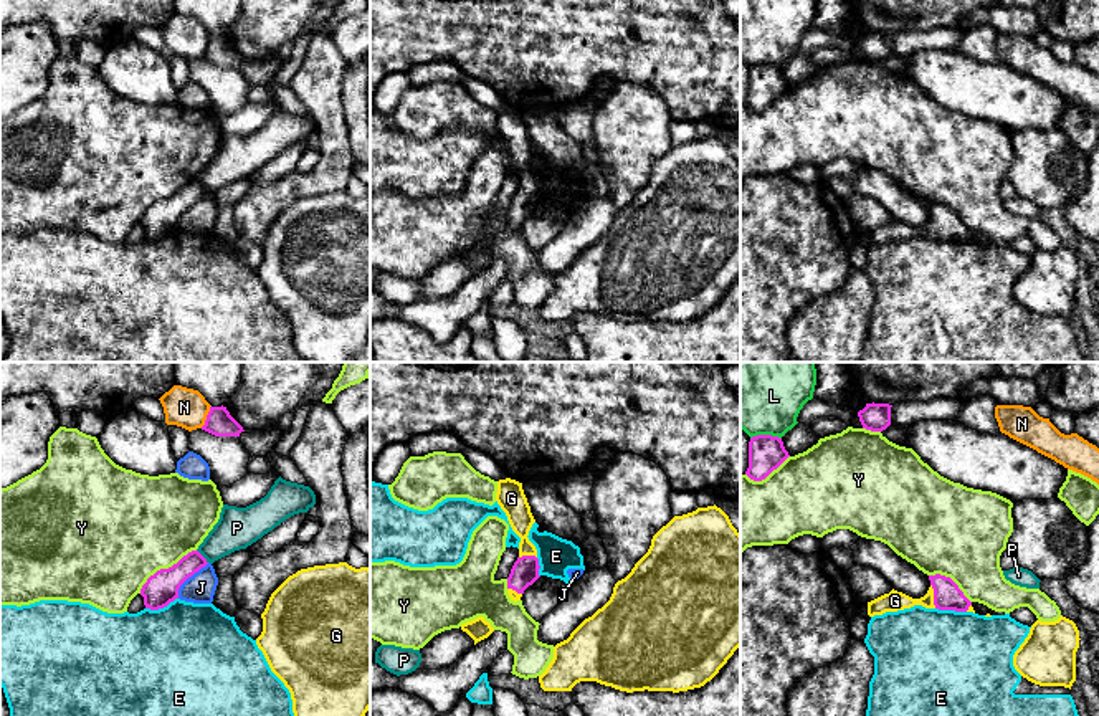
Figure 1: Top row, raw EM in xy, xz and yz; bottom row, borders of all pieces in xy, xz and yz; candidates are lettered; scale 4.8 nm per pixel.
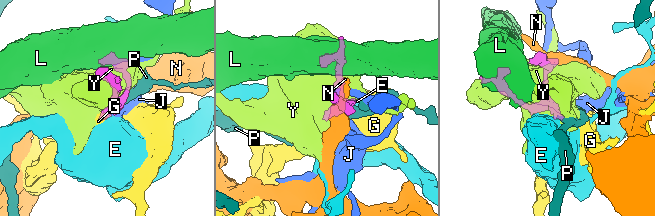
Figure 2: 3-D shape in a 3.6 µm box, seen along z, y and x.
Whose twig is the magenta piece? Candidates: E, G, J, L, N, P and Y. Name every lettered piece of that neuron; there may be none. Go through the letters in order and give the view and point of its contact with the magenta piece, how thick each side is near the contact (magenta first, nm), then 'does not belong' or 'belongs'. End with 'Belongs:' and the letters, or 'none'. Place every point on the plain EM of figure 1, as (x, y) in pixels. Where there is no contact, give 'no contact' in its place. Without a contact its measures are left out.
E: contact xy (161, 237); calibres 160 and 500 nm; does not belong
G: contact yz (934, 225); calibres 140 and 100 nm; belongs
J: contact xy (189, 205); calibres 160 and 150 nm; does not belong
L: contact yz (765, 65); calibres 180 and 320 nm; does not belong
N: contact xy (207, 47); calibres 130 and 190 nm; does not belong
P: contact xy (202, 186); calibres 160 and 200 nm; does not belong
Y: contact xy (164, 199); calibres 160 and 480 nm; does not belong
Belongs: G

